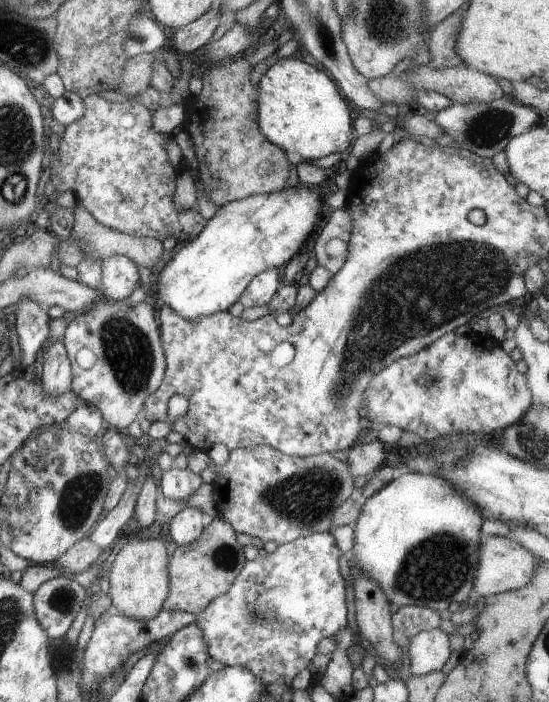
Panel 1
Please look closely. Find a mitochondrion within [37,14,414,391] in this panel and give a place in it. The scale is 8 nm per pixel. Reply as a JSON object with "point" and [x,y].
{"point":[135,37]}

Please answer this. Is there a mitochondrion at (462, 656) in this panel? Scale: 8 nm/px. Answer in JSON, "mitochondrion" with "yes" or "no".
{"mitochondrion":"no"}

